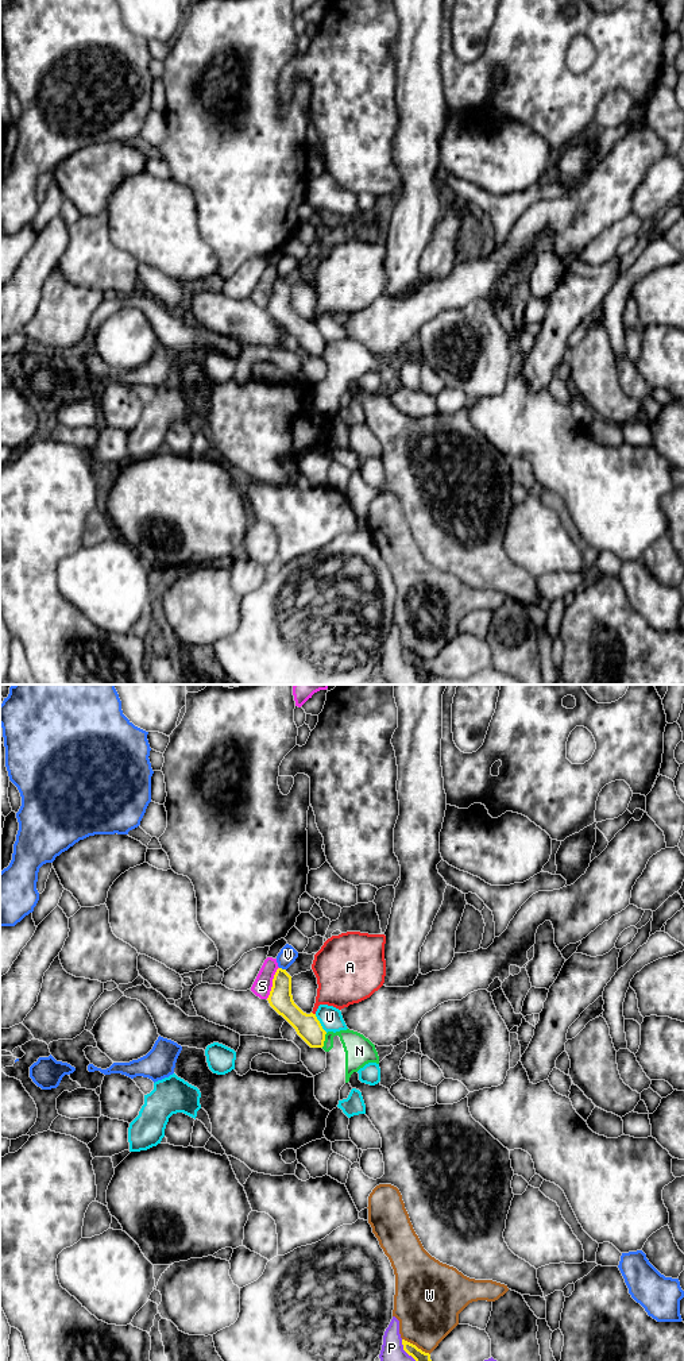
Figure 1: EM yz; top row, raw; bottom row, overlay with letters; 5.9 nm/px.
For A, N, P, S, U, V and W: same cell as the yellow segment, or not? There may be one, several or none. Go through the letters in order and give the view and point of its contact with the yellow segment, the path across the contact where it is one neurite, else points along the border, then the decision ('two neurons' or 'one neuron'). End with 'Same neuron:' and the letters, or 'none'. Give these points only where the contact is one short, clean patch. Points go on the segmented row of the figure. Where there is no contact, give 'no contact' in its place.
A: yz (312, 1013) | two neurons
N: yz (324, 1040) | along yz (327, 1033), (321, 1047) | two neurons
P: yz (405, 1350) | two neurons
S: yz (273, 983) | two neurons
U: yz (320, 1024) | two neurons
V: yz (281, 968) | two neurons
W: yz (414, 1345) | two neurons
Same neuron: none

